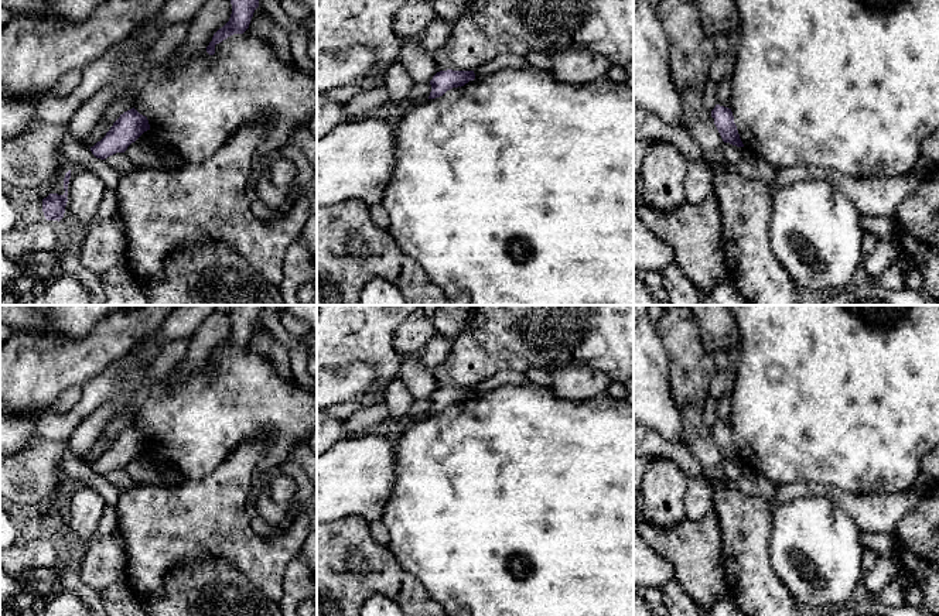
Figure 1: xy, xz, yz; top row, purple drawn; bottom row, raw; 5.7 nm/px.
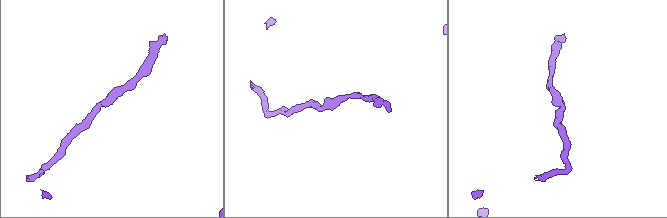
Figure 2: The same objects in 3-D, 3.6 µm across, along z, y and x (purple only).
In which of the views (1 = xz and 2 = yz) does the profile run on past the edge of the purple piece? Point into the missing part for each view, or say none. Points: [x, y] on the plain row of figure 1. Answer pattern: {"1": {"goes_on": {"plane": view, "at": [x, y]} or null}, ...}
{"1": {"goes_on": null}, "2": {"goes_on": null}}

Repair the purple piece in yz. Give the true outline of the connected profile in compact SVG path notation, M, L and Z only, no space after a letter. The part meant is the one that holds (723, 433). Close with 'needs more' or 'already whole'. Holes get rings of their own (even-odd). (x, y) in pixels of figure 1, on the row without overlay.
M716 421L711 427L711 434L724 459L730 459L737 463L744 463L731 425Z; already whole

